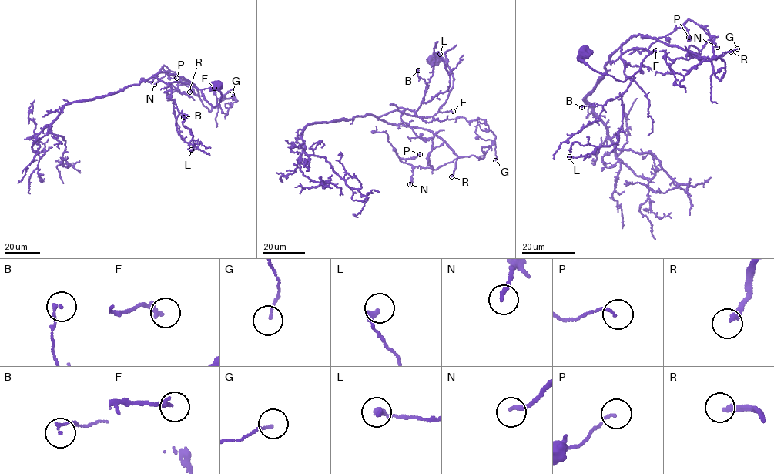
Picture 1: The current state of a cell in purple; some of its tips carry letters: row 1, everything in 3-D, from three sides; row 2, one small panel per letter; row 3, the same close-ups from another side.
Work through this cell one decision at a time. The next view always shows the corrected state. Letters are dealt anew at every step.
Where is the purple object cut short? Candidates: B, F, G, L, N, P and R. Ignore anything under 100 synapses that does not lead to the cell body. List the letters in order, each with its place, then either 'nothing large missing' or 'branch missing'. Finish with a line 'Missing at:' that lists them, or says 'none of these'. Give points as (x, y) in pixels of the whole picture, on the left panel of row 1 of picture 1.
B: (183, 117) | nothing large missing
F: (214, 88) | nothing large missing
G: (232, 94) | nothing large missing
L: (191, 149) | nothing large missing
N: (154, 84) | nothing large missing
P: (176, 78) | nothing large missing
R: (189, 92) | branch missing
Missing at: R

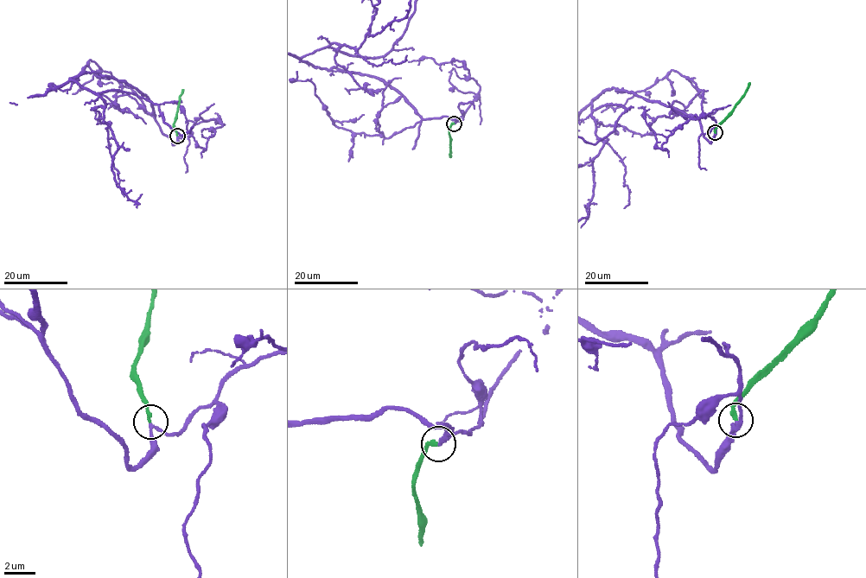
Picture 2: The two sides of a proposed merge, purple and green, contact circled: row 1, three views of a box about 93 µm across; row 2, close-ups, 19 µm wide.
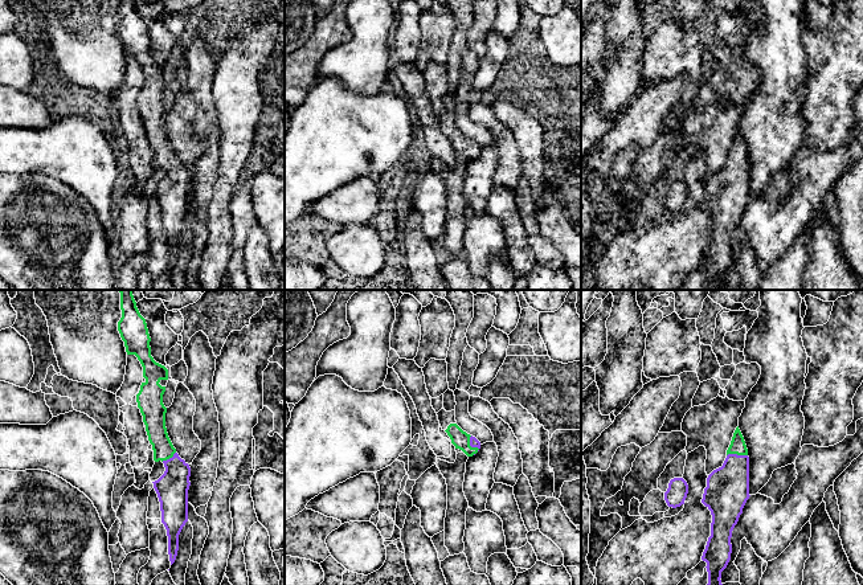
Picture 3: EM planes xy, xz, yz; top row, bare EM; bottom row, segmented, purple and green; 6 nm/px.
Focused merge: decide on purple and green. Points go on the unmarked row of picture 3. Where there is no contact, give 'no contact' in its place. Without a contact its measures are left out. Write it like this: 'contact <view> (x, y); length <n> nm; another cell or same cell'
contact yz (736, 158); length 130 nm; same cell

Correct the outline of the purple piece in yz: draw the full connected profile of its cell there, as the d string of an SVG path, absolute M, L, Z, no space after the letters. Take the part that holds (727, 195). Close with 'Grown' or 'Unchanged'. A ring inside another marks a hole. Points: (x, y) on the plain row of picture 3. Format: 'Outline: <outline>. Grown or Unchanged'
Outline: M737 130L723 169L707 181L702 202L712 218L711 240L702 259L708 275L705 290L723 290L720 282L731 263L732 234L749 200L748 152Z. Grown

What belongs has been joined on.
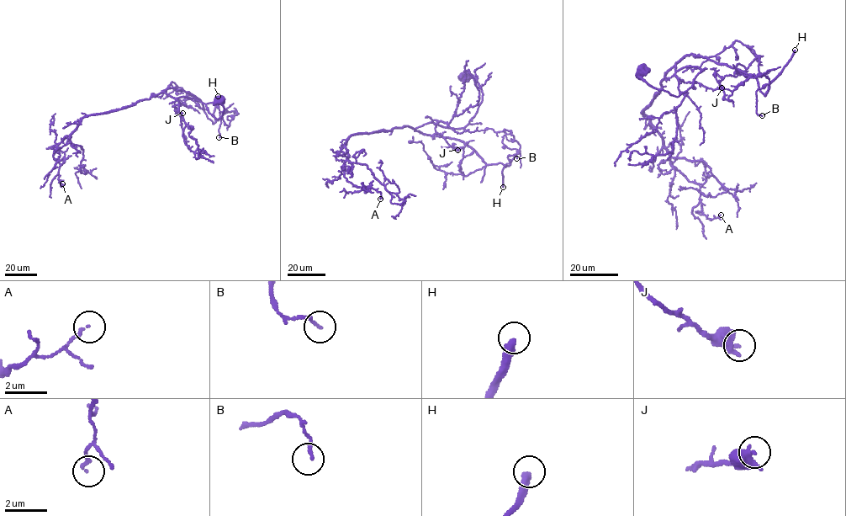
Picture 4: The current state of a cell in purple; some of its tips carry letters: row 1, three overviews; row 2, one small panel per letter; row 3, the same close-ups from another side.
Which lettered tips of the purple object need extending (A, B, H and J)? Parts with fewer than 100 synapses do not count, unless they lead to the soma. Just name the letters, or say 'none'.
H

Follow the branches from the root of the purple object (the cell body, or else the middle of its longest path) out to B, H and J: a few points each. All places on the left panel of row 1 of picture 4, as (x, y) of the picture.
B: (221, 98), (217, 119), (201, 102), (162, 91), (199, 98), (213, 123), (222, 117), (219, 137)
H: (221, 98), (223, 114), (217, 119), (201, 102), (162, 91), (189, 92), (214, 123), (218, 96)
J: (221, 98), (224, 109), (218, 119), (204, 103), (186, 97), (177, 98), (179, 104), (172, 106), (182, 113)

